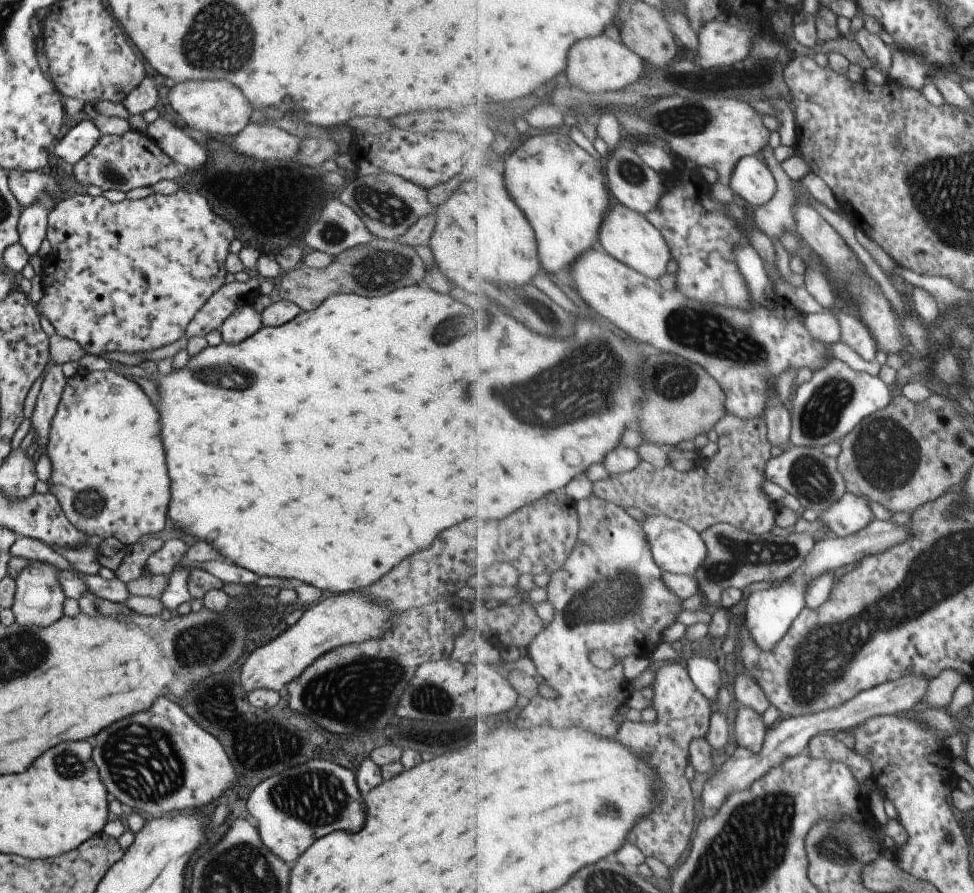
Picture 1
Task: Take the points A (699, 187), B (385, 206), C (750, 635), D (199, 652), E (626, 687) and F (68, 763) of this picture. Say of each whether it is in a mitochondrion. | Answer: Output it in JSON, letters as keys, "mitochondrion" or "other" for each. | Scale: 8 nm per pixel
{"A":"other","B":"mitochondrion","C":"other","D":"mitochondrion","E":"other","F":"mitochondrion"}

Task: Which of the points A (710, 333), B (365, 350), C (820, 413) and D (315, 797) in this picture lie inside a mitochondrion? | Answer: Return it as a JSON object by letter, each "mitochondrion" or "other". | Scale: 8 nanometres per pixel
{"A":"mitochondrion","B":"other","C":"mitochondrion","D":"mitochondrion"}

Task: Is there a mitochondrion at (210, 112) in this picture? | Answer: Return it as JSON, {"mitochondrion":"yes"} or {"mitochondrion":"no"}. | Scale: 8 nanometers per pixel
{"mitochondrion":"no"}

